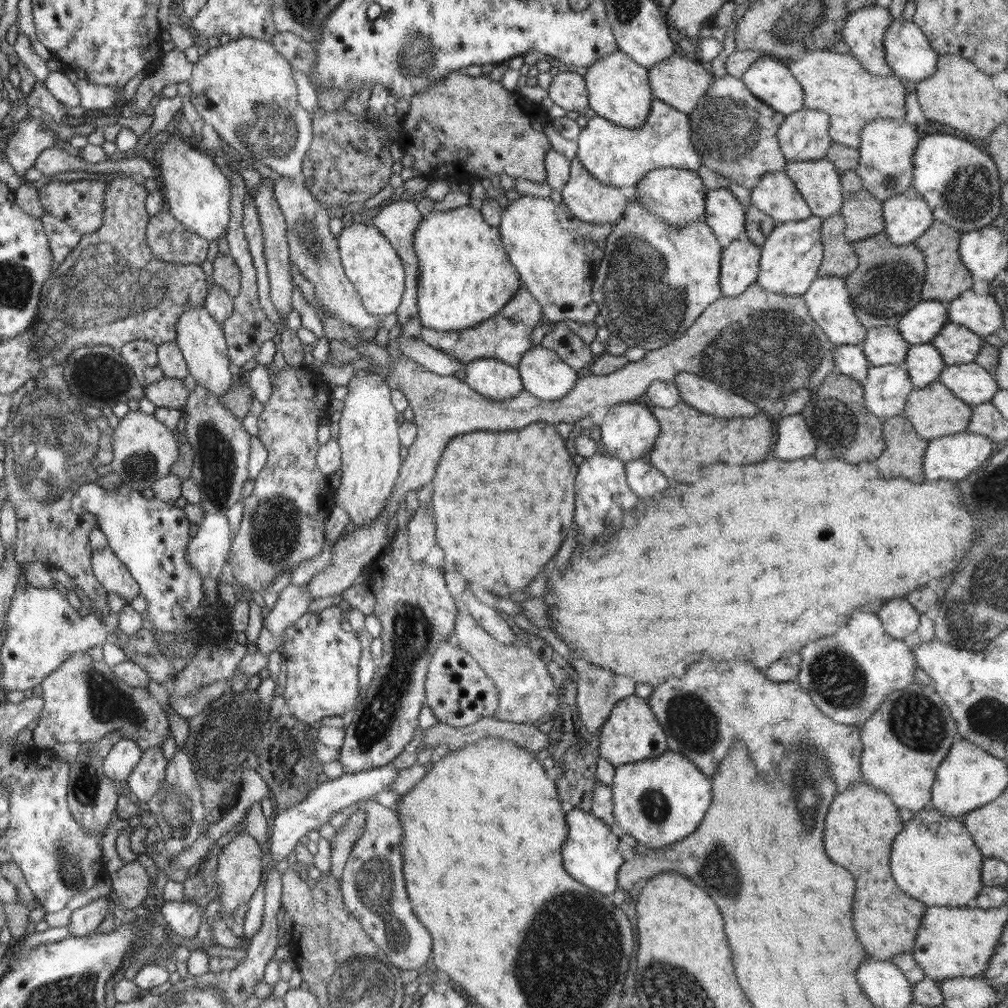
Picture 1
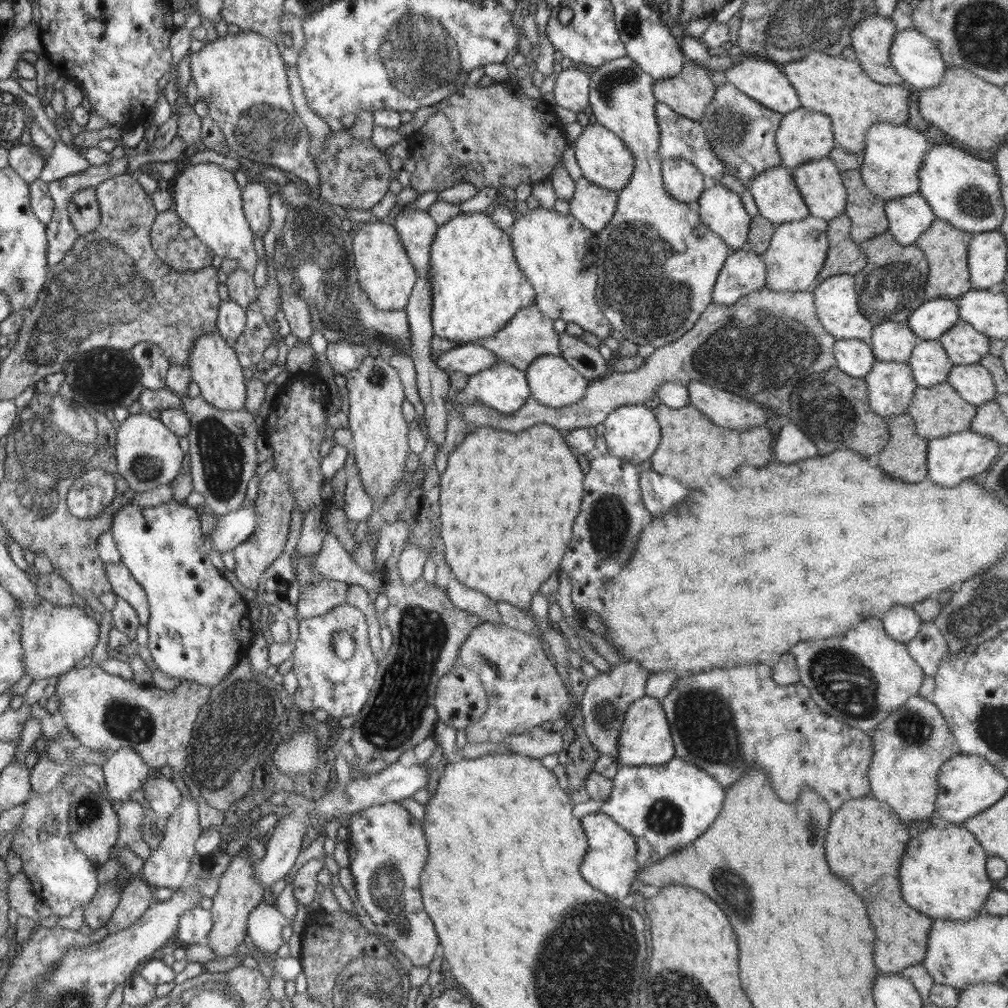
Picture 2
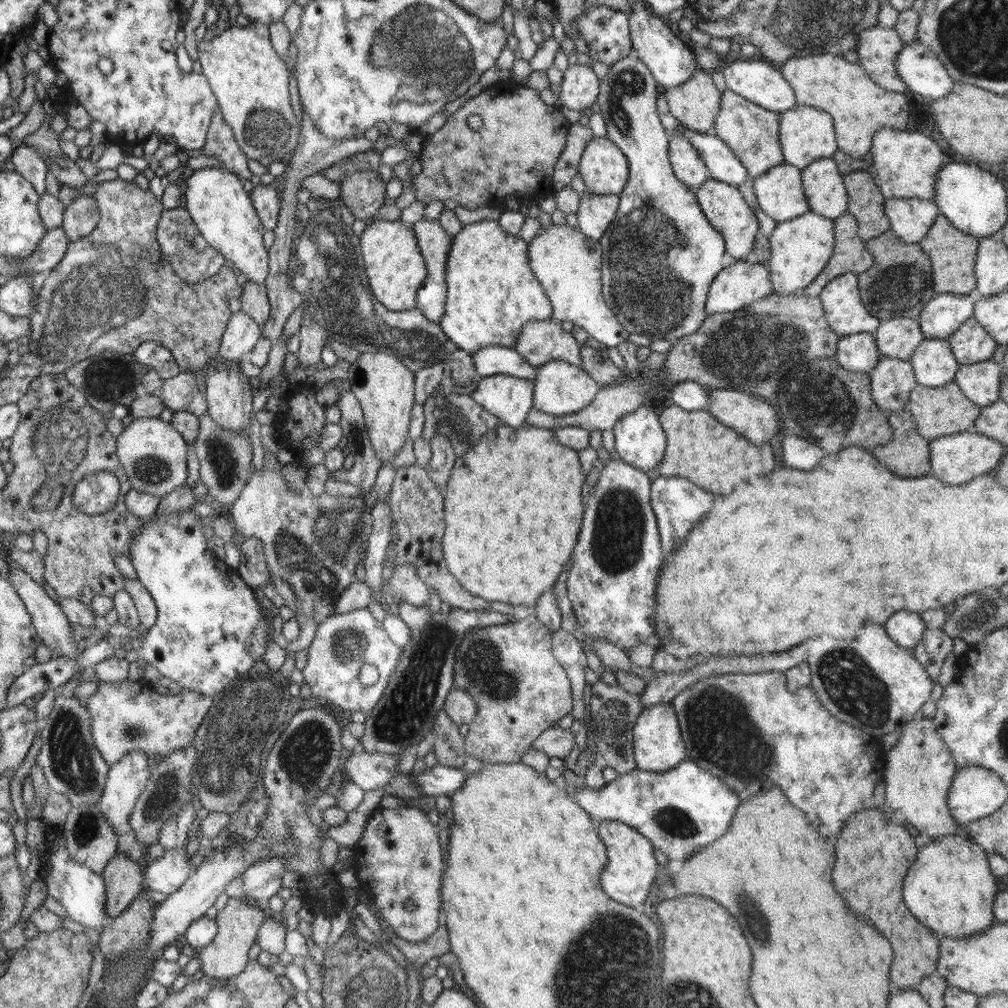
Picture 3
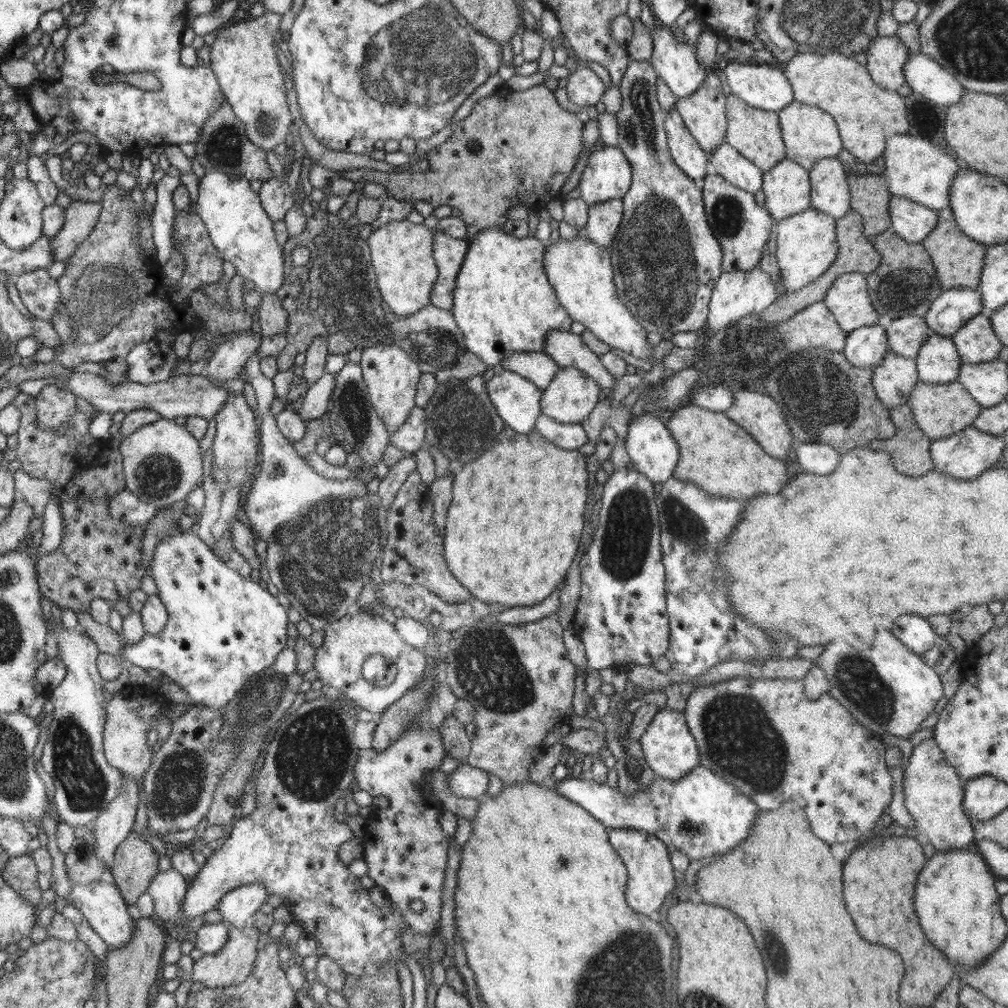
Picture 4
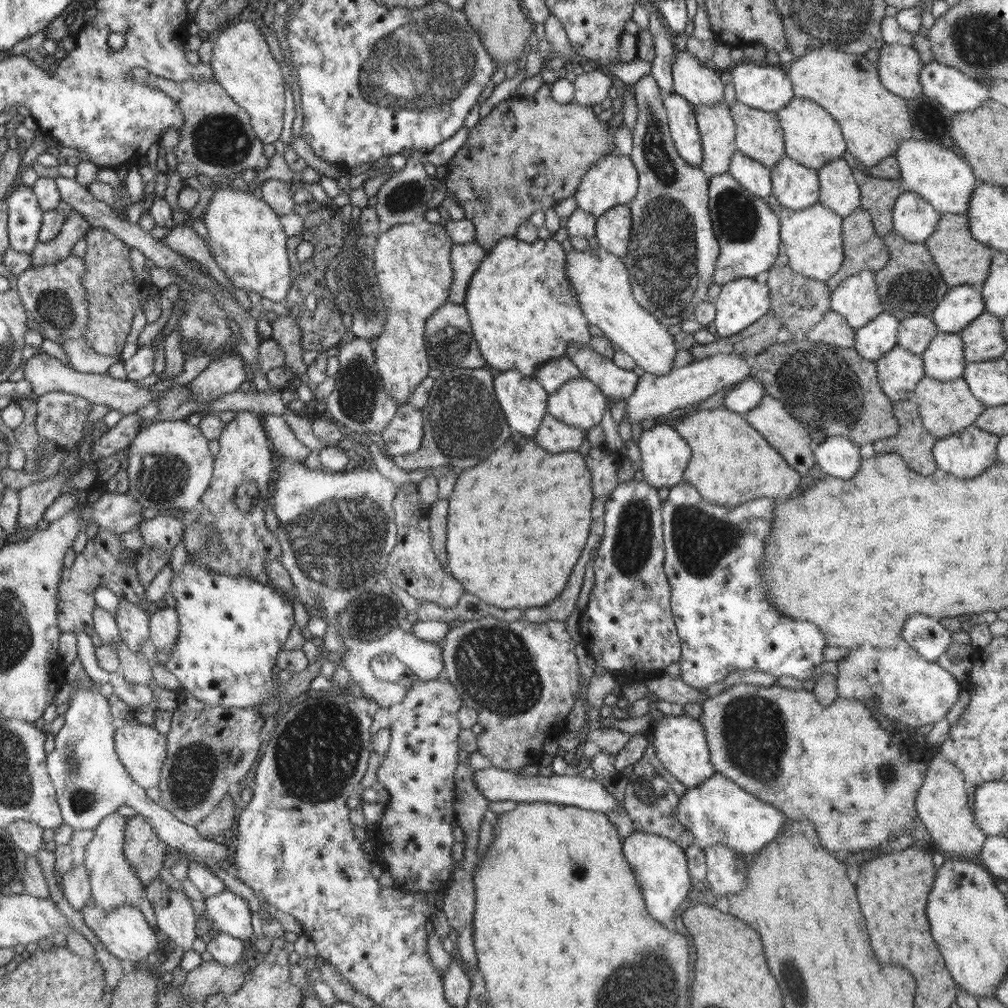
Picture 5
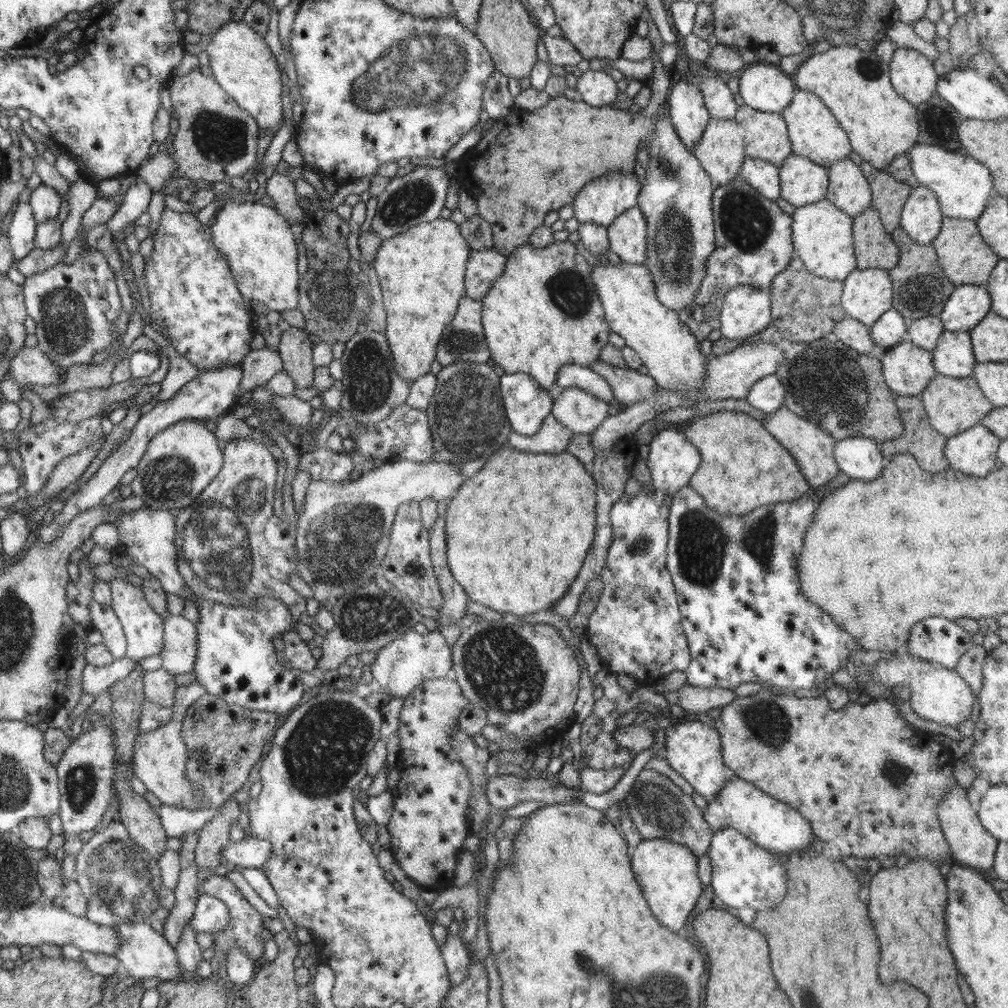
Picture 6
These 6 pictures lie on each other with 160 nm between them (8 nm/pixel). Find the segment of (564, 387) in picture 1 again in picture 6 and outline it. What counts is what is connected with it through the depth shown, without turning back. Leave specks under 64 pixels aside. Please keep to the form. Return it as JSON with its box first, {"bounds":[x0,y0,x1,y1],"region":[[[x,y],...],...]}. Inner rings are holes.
{"bounds":[551,387,608,434],"region":[[[568,387],[554,395],[551,414],[574,434],[591,434],[605,418],[608,403],[578,387]]]}

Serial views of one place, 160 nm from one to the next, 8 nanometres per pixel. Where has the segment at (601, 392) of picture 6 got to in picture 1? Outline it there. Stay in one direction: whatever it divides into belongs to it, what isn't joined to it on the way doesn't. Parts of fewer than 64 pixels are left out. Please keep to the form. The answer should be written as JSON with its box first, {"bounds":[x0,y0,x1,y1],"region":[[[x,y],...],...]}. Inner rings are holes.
{"bounds":[398,332,466,376],"region":[[[402,332],[398,336],[398,348],[404,357],[410,358],[430,372],[442,376],[454,375],[454,372],[458,372],[458,370],[462,370],[466,366],[459,358],[433,348],[421,338],[409,339]]]}

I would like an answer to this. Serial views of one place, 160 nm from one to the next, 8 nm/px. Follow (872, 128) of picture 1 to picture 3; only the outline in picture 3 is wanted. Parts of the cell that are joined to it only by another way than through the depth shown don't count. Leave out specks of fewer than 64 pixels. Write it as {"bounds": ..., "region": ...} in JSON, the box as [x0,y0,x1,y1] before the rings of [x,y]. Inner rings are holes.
{"bounds":[868,127,948,201],"region":[[[890,127],[878,130],[874,134],[868,157],[871,159],[869,169],[873,181],[886,200],[919,198],[933,201],[938,171],[948,162],[948,158],[932,138],[910,128],[905,131]]]}

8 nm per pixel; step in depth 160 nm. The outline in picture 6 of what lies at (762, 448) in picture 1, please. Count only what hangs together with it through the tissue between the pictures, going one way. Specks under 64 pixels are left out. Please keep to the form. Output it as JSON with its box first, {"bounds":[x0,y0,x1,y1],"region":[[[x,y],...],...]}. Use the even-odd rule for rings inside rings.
{"bounds":[684,411,813,515],"region":[[[719,411],[694,418],[684,436],[700,453],[701,463],[689,480],[689,486],[700,493],[705,503],[721,515],[743,515],[759,506],[788,502],[813,489],[804,478],[794,457],[762,426],[761,421],[741,411]]]}

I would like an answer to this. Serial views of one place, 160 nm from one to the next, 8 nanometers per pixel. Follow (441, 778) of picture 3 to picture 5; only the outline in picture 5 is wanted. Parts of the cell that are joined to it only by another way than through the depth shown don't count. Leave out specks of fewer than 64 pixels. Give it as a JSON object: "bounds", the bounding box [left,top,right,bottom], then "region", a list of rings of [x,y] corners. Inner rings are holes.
{"bounds":[473,767,790,854],"region":[[[489,767],[477,770],[473,778],[475,778],[477,789],[490,802],[496,802],[497,800],[514,800],[517,803],[545,802],[578,807],[605,814],[611,810],[619,810],[619,802],[600,780],[597,778],[586,779],[582,774],[576,776],[568,776],[565,774],[543,776],[539,774],[529,777],[516,774],[510,770]],[[714,773],[694,788],[687,787],[679,796],[673,816],[684,829],[692,832],[695,843],[704,850],[715,844],[725,844],[740,853],[751,854],[774,840],[784,830],[785,822],[790,822],[783,812],[752,796],[720,773]]]}

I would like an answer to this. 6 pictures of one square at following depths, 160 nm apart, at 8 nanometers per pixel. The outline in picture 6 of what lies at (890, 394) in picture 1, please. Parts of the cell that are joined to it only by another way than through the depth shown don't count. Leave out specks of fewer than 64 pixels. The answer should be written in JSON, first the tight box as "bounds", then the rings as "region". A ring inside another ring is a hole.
{"bounds":[878,339,937,396],"region":[[[905,339],[888,350],[878,352],[883,377],[896,395],[920,396],[937,375],[933,351],[924,350]]]}

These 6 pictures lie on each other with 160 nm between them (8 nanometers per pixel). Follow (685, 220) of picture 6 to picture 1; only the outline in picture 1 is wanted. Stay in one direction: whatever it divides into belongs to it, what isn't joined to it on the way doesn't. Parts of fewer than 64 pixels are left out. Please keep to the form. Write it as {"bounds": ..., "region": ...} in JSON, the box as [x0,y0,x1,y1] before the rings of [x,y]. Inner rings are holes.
{"bounds":[583,49,723,351],"region":[[[620,49],[595,60],[583,78],[588,92],[589,107],[596,116],[602,116],[605,120],[629,128],[628,130],[638,130],[637,128],[648,120],[654,100],[649,73]],[[630,198],[626,213],[613,225],[606,239],[604,256],[593,285],[593,301],[598,305],[610,334],[620,338],[628,347],[645,351],[660,349],[680,338],[710,304],[723,296],[719,283],[723,248],[716,237],[703,221],[672,226]]]}

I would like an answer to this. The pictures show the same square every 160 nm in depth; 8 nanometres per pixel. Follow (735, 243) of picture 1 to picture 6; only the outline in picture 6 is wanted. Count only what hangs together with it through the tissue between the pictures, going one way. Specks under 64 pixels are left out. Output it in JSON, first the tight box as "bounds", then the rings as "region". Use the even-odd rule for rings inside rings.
{"bounds":[718,285,771,340],"region":[[[736,285],[724,295],[718,318],[724,337],[739,340],[762,332],[771,323],[771,296],[750,285]]]}

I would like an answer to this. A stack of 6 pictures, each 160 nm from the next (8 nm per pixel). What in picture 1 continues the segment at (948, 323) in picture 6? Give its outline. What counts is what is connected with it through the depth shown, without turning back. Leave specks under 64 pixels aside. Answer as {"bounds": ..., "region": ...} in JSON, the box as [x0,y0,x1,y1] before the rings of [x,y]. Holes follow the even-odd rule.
{"bounds":[896,300,947,345],"region":[[[921,300],[900,317],[896,327],[906,342],[916,345],[930,343],[946,322],[947,305],[940,301]]]}

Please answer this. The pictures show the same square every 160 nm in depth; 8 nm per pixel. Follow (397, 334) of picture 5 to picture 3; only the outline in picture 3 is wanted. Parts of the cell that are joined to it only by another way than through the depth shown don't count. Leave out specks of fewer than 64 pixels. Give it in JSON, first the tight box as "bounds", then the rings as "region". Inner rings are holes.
{"bounds":[346,220,427,465],"region":[[[378,220],[361,237],[361,255],[373,296],[389,311],[409,311],[415,307],[417,290],[427,275],[424,257],[418,248],[415,232],[401,220]],[[362,353],[351,363],[346,378],[346,386],[351,389],[358,399],[364,413],[367,435],[370,437],[372,448],[382,464],[388,465],[409,439],[409,422],[411,410],[415,403],[415,375],[401,359],[386,354]]]}

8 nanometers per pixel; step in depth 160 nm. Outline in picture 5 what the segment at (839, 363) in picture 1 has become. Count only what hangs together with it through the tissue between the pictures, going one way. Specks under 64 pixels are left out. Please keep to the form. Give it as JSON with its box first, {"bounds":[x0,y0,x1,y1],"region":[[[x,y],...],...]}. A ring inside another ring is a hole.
{"bounds":[854,312,899,362],"region":[[[882,312],[855,332],[854,350],[872,362],[897,346],[899,319]]]}

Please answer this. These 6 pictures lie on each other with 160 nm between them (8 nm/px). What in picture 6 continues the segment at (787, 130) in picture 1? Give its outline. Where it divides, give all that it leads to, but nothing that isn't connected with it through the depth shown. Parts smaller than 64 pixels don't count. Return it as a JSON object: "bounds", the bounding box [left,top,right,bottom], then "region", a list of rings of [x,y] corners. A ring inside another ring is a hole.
{"bounds":[781,88,852,168],"region":[[[795,88],[792,103],[781,113],[787,124],[791,151],[798,156],[805,156],[824,168],[831,167],[837,160],[844,159],[852,152],[848,136],[839,125],[836,117],[812,92]]]}

